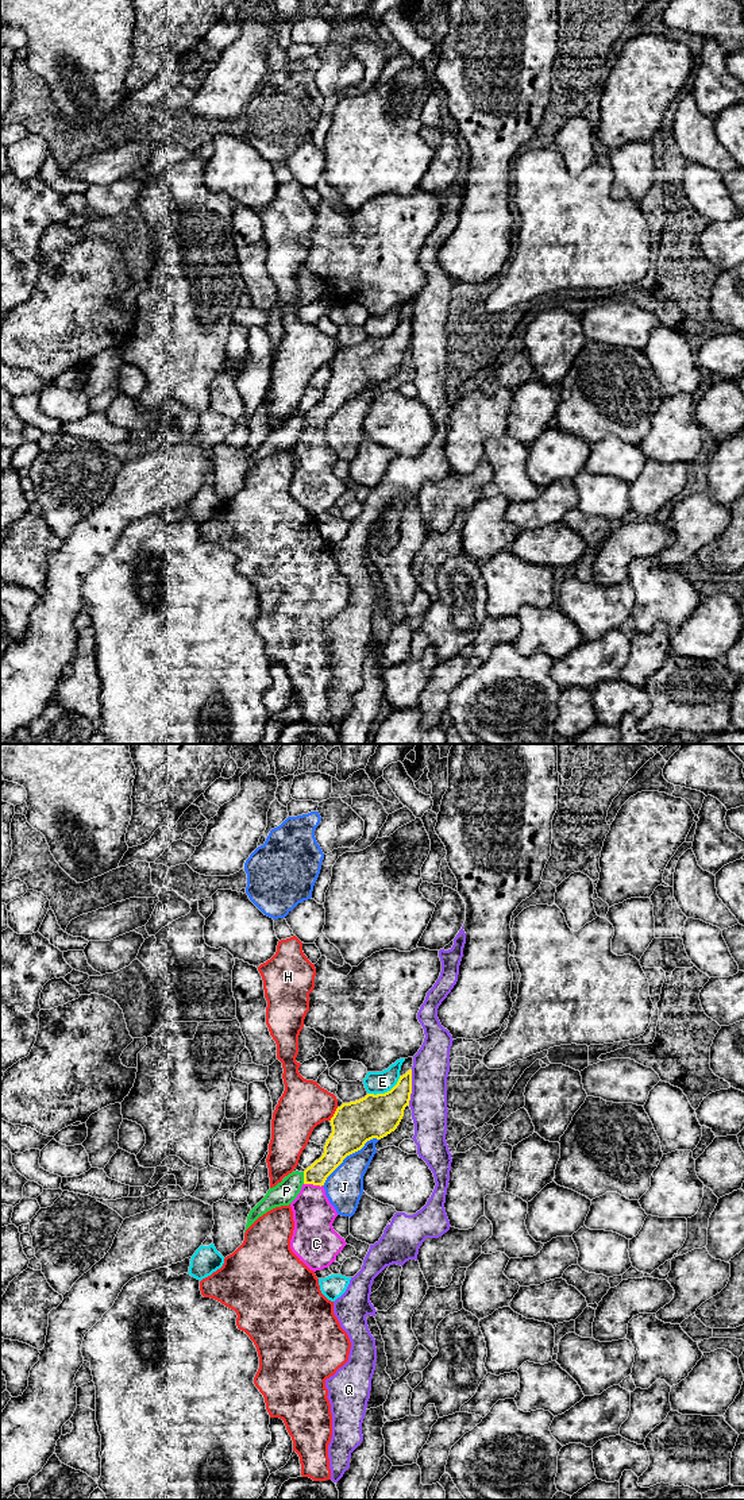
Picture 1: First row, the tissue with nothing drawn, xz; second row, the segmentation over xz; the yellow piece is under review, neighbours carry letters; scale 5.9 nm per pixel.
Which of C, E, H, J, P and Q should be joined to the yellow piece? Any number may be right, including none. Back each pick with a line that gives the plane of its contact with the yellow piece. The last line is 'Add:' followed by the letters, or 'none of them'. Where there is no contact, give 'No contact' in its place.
C: Touches yellow in xz
Add: C

